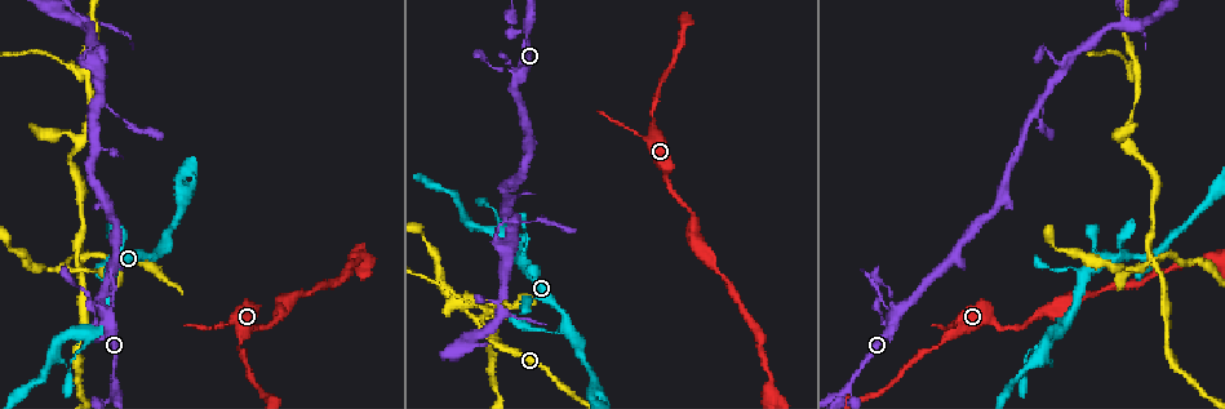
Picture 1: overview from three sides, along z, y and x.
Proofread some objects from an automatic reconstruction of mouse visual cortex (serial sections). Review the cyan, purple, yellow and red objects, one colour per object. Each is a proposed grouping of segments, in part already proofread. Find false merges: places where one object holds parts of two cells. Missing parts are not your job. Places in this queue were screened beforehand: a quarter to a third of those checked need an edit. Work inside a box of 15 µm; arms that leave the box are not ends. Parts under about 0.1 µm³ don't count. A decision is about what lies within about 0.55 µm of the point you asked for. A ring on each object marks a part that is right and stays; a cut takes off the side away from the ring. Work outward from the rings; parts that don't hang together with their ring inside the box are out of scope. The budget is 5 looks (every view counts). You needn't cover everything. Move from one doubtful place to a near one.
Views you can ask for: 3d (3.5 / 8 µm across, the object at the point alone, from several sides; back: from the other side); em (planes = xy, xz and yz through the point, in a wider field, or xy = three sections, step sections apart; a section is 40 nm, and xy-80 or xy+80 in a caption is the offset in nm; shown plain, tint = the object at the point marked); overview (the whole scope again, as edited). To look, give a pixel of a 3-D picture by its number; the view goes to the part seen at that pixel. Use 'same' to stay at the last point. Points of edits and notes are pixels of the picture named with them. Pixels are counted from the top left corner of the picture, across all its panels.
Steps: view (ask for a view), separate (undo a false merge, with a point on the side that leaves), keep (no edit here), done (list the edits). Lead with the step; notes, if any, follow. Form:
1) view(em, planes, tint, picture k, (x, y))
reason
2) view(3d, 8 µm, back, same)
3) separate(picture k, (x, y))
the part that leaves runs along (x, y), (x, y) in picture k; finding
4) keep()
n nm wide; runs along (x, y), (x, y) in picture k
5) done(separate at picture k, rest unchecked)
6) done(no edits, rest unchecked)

view(3d, 3.5 µm, picture 1, (90, 255))
thin neck

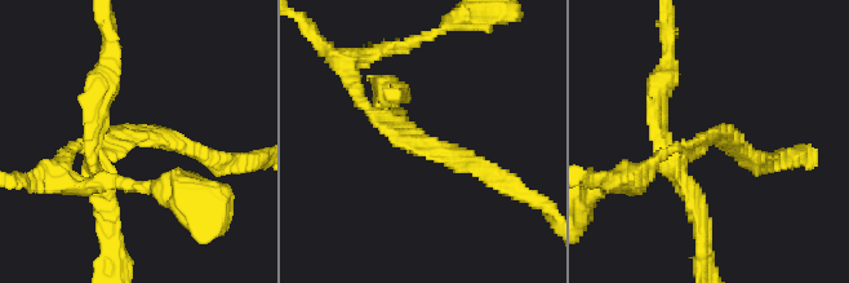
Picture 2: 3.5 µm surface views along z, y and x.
view(em, xy, step 5, tint, picture 2, (125, 138))
3 arms; arms of 100, 200, 200 nm; shape alone is not enough

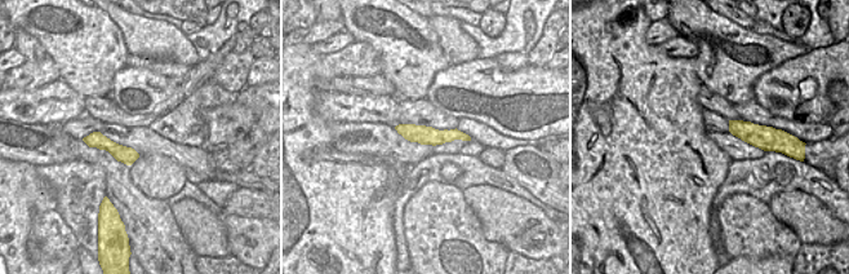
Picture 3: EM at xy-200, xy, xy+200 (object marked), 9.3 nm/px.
separate(picture 2, (87, 115))
two cells meet here

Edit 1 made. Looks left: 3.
view(overview)
see it whole again

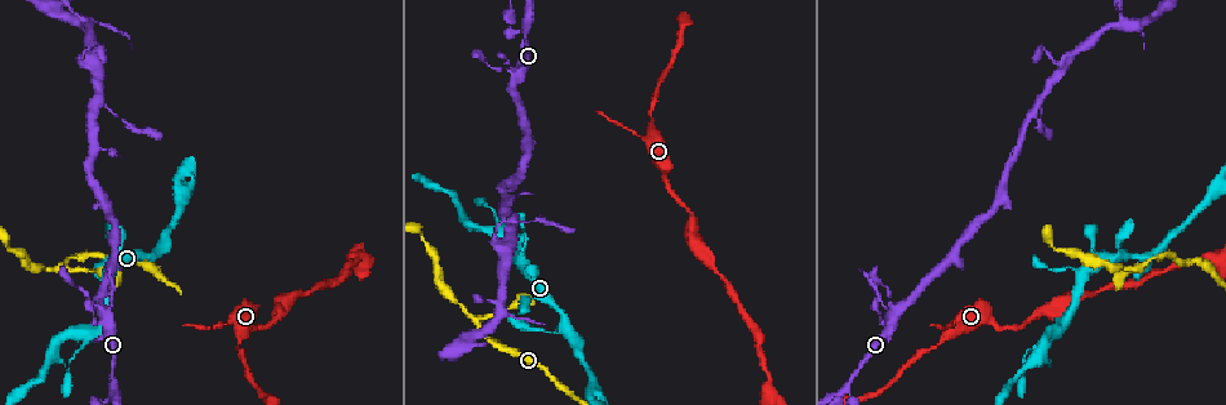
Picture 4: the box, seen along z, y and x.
view(3d, 3.5 µm, picture 4, (1121, 24))
sudden change in width

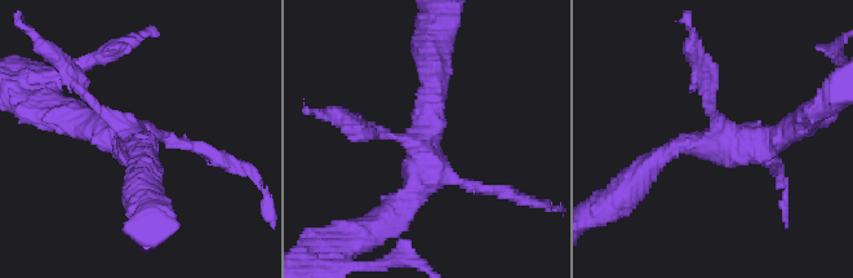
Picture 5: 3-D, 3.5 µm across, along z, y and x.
view(em, xy, step 3, tint, picture 5, (134, 145))
now the EM

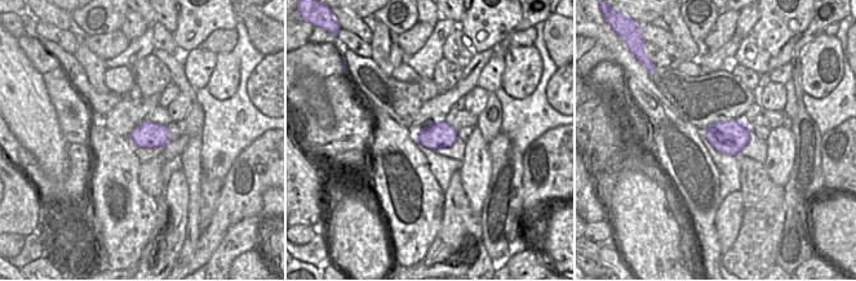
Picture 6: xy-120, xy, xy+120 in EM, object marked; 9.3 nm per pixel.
keep()
runs along (638, 177), (680, 145), (786, 129) in picture 5; all the same cell

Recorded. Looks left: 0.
done(separate at picture 2, rest unchecked)

